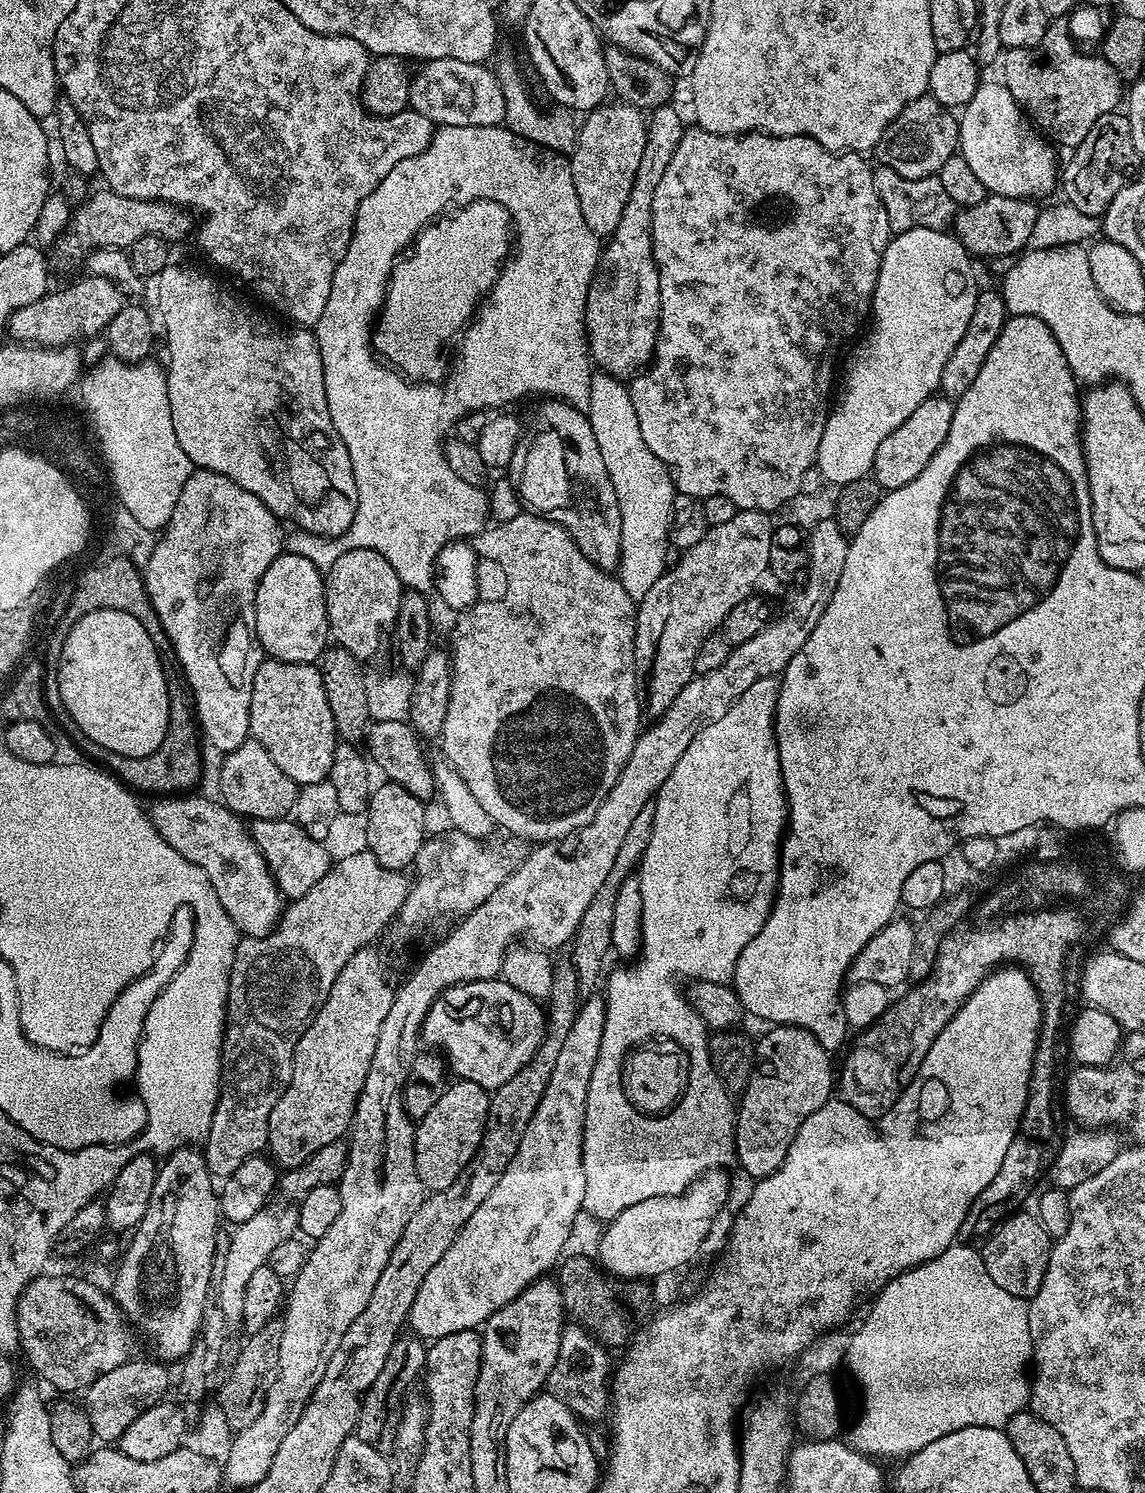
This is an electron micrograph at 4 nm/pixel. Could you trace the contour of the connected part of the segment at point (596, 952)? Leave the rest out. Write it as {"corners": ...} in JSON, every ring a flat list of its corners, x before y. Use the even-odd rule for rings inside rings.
{"corners":[[652,804,642,806,642,811,634,817,630,831,626,833,626,839,618,849,618,858,614,858,614,867,610,869,610,878,602,882,598,894,594,894,590,906,586,906,582,914,582,922,578,922,578,930,572,935,570,941,570,959,574,966,574,974,578,974,578,986,581,997,587,998,593,995,596,983,601,983,605,975,604,963,608,960,608,954,613,951,611,931,613,929,614,902,618,897,619,886,628,876,633,875,640,867,640,859,646,854,646,846,650,846,652,827,654,826,654,807]]}

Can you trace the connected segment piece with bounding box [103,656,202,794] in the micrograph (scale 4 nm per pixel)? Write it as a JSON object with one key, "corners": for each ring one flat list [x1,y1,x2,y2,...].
{"corners":[[175,656,163,657,168,665,164,667,168,674,170,694,170,722,166,726,166,738,154,754,129,760,122,754,114,754,103,767,115,774,129,789,137,793,150,794,153,788,170,788,174,794,184,794,200,780,200,744,202,733,200,721,196,719,196,699,192,696,192,687,184,679,179,660]]}

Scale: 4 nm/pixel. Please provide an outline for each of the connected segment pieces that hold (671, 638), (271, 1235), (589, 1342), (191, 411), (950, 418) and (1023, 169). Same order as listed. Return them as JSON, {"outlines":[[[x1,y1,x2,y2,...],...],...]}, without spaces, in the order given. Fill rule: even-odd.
{"outlines":[[[737,510,734,518,730,518,730,522,722,522,722,526,714,526,709,528,708,533,702,538,702,542,697,542,694,546,683,549,679,553,680,561,676,565,669,567,658,578,658,582,654,582,654,586,650,586,650,590,646,593,636,606,636,633,634,634,634,662,636,663,636,693,640,699,640,706,643,715,648,718,655,718,666,714,666,710,670,710,670,702,674,702,674,698,678,698,678,694,682,690,682,686,686,686,686,682,690,682,696,675,694,670,694,658,698,658,698,646,702,646,702,642,706,642,706,638,713,635,723,625,726,614,730,614,730,610,734,610,734,606,738,606,738,602,742,602,742,598,753,595,757,591,756,583,768,572,768,563,770,562,770,542,772,541,772,529,774,520,767,512,759,512,758,510]],[[270,1202,254,1214,253,1218,235,1225,225,1256,223,1253,220,1264,222,1270,220,1272,219,1269,218,1272,214,1296,215,1299,216,1296,218,1298,221,1312,234,1322,241,1321,242,1299,245,1297,246,1284,250,1282,251,1275,267,1263,270,1254,279,1243,293,1239,299,1231,296,1208,284,1202,279,1203]],[[565,1323,558,1342,558,1358,548,1375,547,1391,581,1421,605,1419,610,1408,609,1349,605,1348,583,1323]],[[169,262,158,276,155,277,156,283,156,304,160,307,160,318,158,320,164,323,164,336,168,339,168,364,166,363,166,375,168,377,168,397,170,398,170,422,174,422,174,435,178,438,178,446,182,446,182,450,186,454,186,458,190,458,190,462,197,469,208,469,230,478,243,490,248,490,250,494,254,494,269,508,270,511,281,522,289,520,292,526,295,526,301,532,309,532,310,534,318,534,319,536,341,536,348,527,354,522,354,514,358,506,358,486,354,482,354,466,350,462,350,453,346,451,346,442,342,442,342,438,338,434,338,430,334,430,334,421,330,418,330,406,326,406,326,378,324,377,324,367,322,366,322,354,318,350,318,342,316,341,315,331,308,326,287,326,283,328,280,324,275,324,268,316,263,316,256,308,251,308,246,301,240,296,235,296,228,288,223,288,214,277,208,272,203,272,200,268,183,268,176,262]],[[931,396,922,402,922,406,918,406,918,410,914,410,914,414,910,414,910,418,906,418,906,422,902,422,902,426,898,426,898,430,894,430,894,434,882,441,882,446,878,446,878,454,874,454,870,473,872,479,879,482,881,489,906,486,906,482,914,482,914,478,926,470,930,458,938,454,938,446,942,446,942,442,946,442,946,434,950,434,950,422,954,422,955,409,955,403,947,396]],[[983,81,974,92,974,97,961,109,958,119,960,122,959,153,966,158,974,174,981,179,991,195,1036,200,1038,196,1044,196,1052,191,1055,184,1057,187,1058,164,1056,168,1053,145,1032,124,1017,100,1010,94,1009,88,1001,81]]]}

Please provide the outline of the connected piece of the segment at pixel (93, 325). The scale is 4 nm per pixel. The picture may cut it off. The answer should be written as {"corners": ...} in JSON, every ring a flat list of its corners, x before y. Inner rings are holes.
{"corners":[[102,275,86,278,58,291,49,292,42,299,22,306,8,320,9,337,20,344,39,347,73,345,78,338,101,335,112,318,126,304,126,296,112,279]]}

